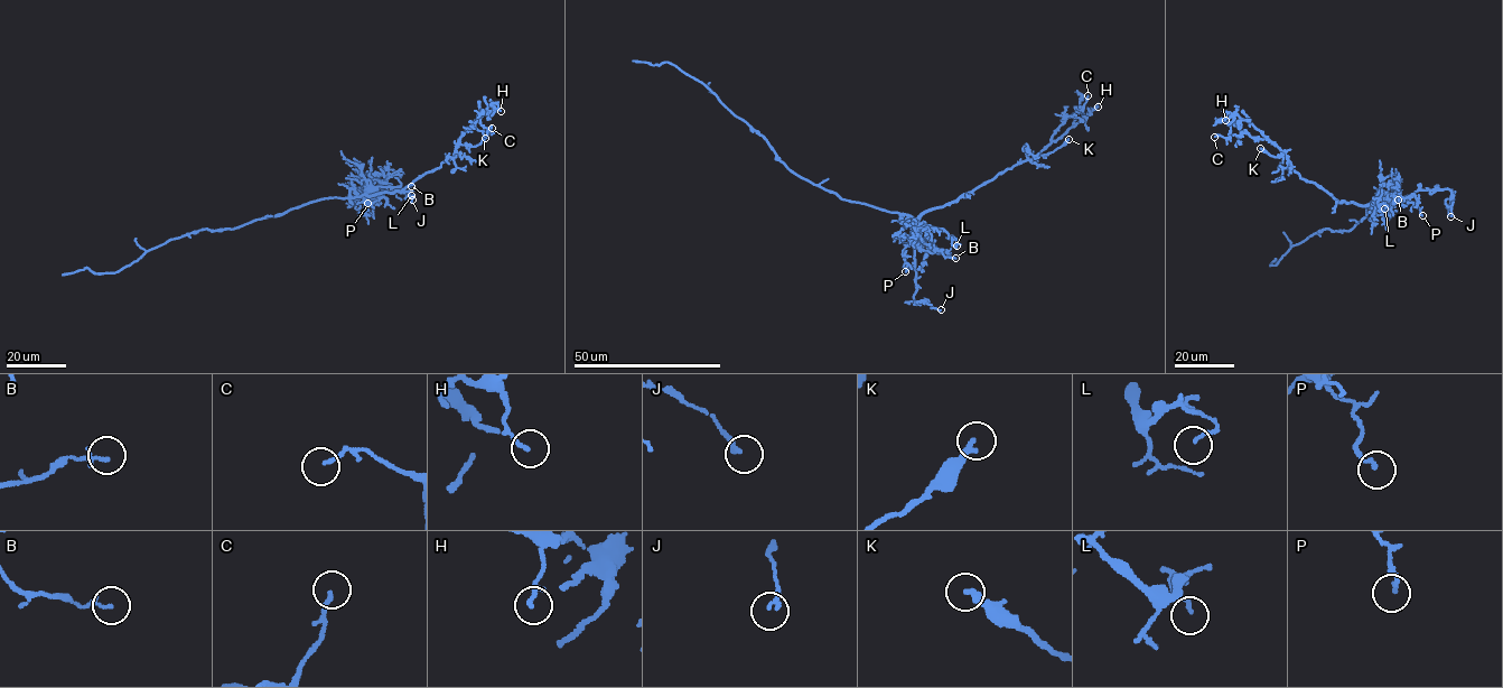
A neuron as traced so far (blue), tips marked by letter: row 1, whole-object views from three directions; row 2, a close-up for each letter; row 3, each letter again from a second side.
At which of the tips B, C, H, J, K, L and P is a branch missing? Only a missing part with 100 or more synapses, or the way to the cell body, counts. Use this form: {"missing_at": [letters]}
{"missing_at": []}

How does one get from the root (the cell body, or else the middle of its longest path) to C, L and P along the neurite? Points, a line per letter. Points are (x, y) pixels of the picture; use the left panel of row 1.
C: (317, 201), (401, 192), (449, 159), (465, 129), (481, 115), (481, 124), (492, 128)
L: (317, 201), (360, 197), (379, 186), (399, 186), (411, 195)
P: (317, 201), (360, 197), (369, 191), (366, 187), (358, 189), (366, 193), (367, 203)

